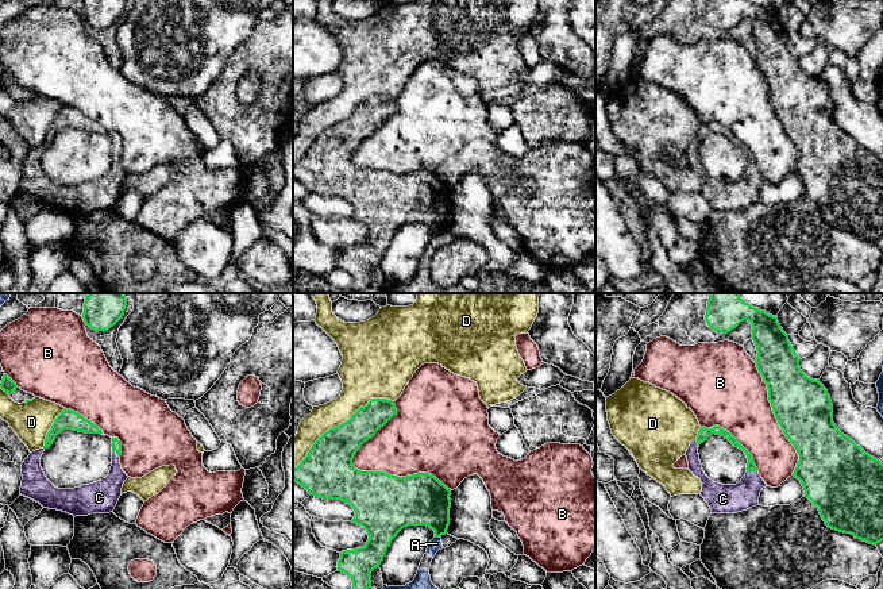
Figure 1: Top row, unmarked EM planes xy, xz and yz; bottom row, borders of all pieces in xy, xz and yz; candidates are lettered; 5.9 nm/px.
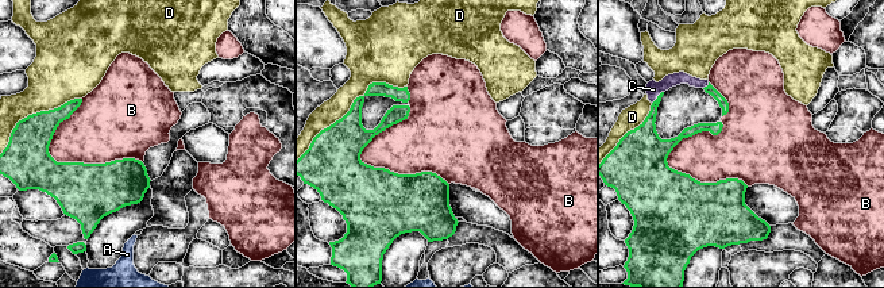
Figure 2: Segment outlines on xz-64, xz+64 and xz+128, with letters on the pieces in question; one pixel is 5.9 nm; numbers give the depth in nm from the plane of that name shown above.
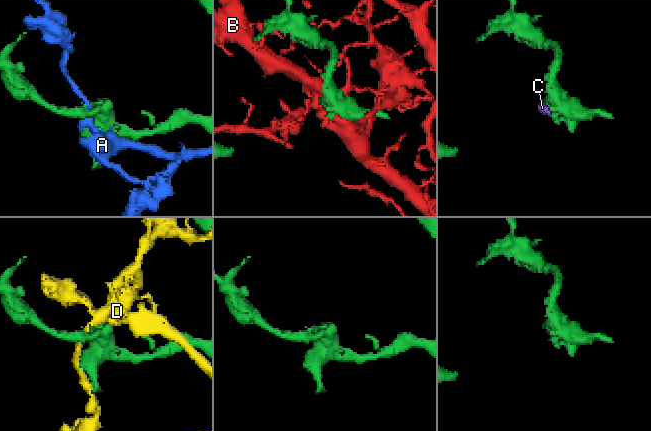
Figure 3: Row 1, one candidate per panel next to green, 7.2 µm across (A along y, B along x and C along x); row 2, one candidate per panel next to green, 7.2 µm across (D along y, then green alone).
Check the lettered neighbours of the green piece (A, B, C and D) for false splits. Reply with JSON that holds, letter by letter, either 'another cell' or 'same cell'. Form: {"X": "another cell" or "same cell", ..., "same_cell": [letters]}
{"A": "another cell", "B": "another cell", "C": "same cell", "D": "another cell", "same_cell": ["C"]}

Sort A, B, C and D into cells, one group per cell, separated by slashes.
A / B / C / D

